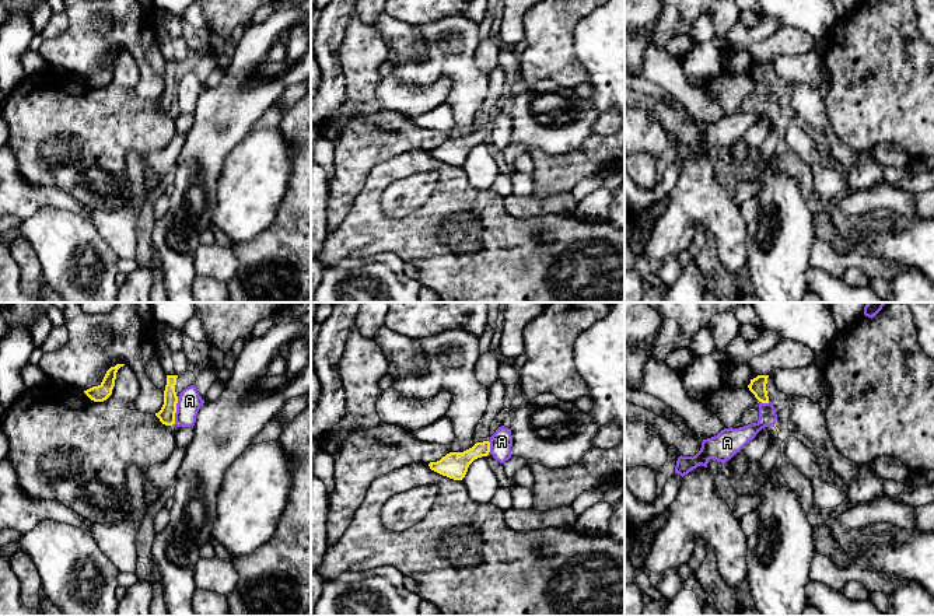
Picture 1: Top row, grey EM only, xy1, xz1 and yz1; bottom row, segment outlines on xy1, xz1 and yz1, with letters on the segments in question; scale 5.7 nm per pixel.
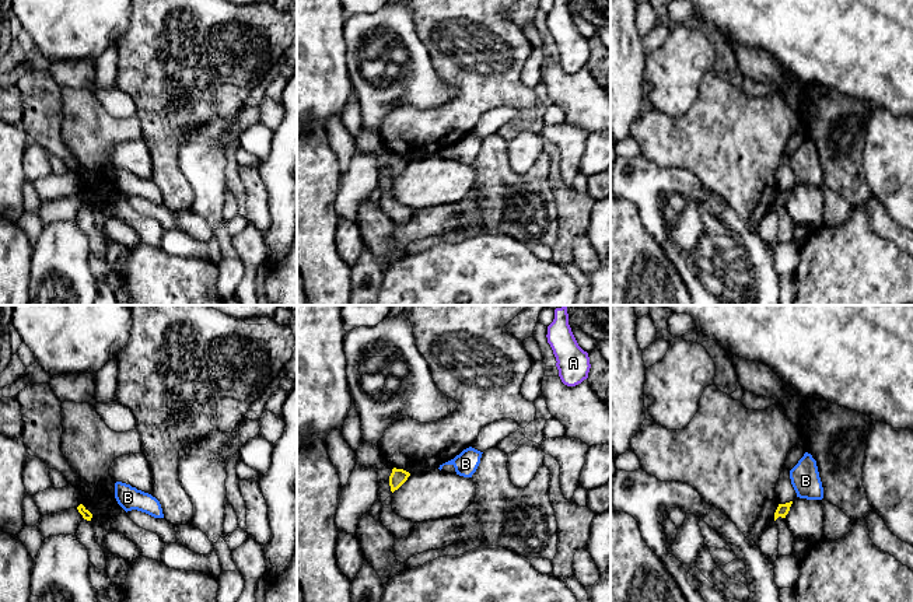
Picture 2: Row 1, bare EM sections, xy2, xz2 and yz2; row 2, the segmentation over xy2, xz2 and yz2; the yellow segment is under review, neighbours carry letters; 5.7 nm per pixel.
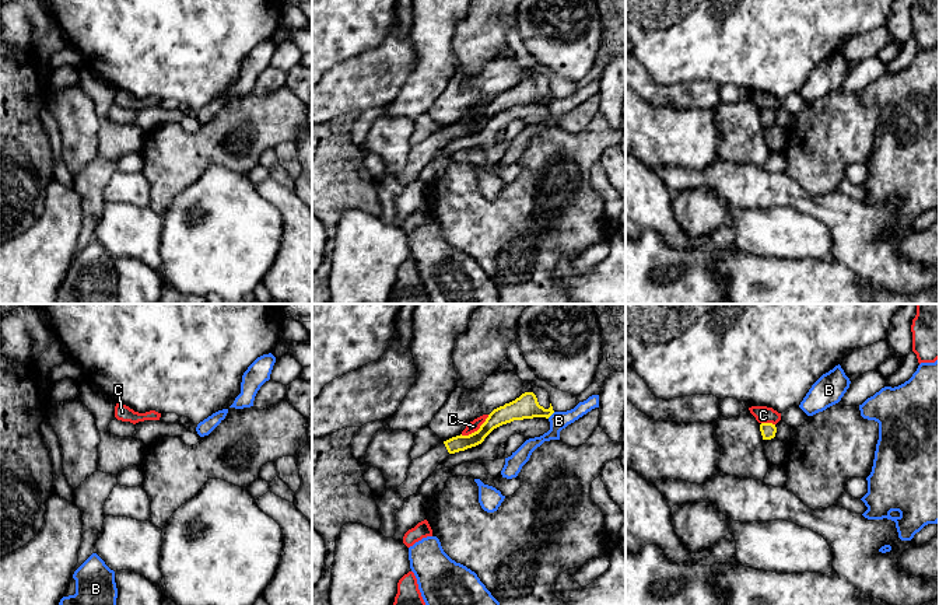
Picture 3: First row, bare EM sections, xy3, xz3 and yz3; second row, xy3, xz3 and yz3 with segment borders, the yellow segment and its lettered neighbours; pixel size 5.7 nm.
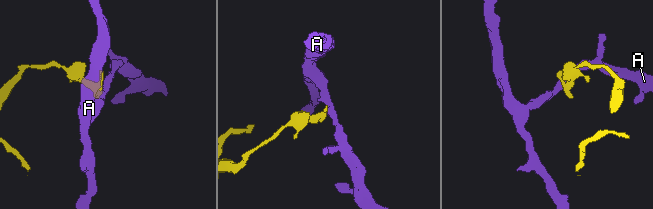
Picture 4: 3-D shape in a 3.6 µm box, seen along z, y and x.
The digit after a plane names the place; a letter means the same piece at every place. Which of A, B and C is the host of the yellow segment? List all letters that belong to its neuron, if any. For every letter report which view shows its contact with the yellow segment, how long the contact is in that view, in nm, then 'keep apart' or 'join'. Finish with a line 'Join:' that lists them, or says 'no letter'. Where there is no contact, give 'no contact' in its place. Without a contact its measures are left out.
A: xy1 | 160 nm | keep apart
B: xz3 | 60 nm | keep apart
C: xz3 | 200 nm | keep apart
Join: no letter

